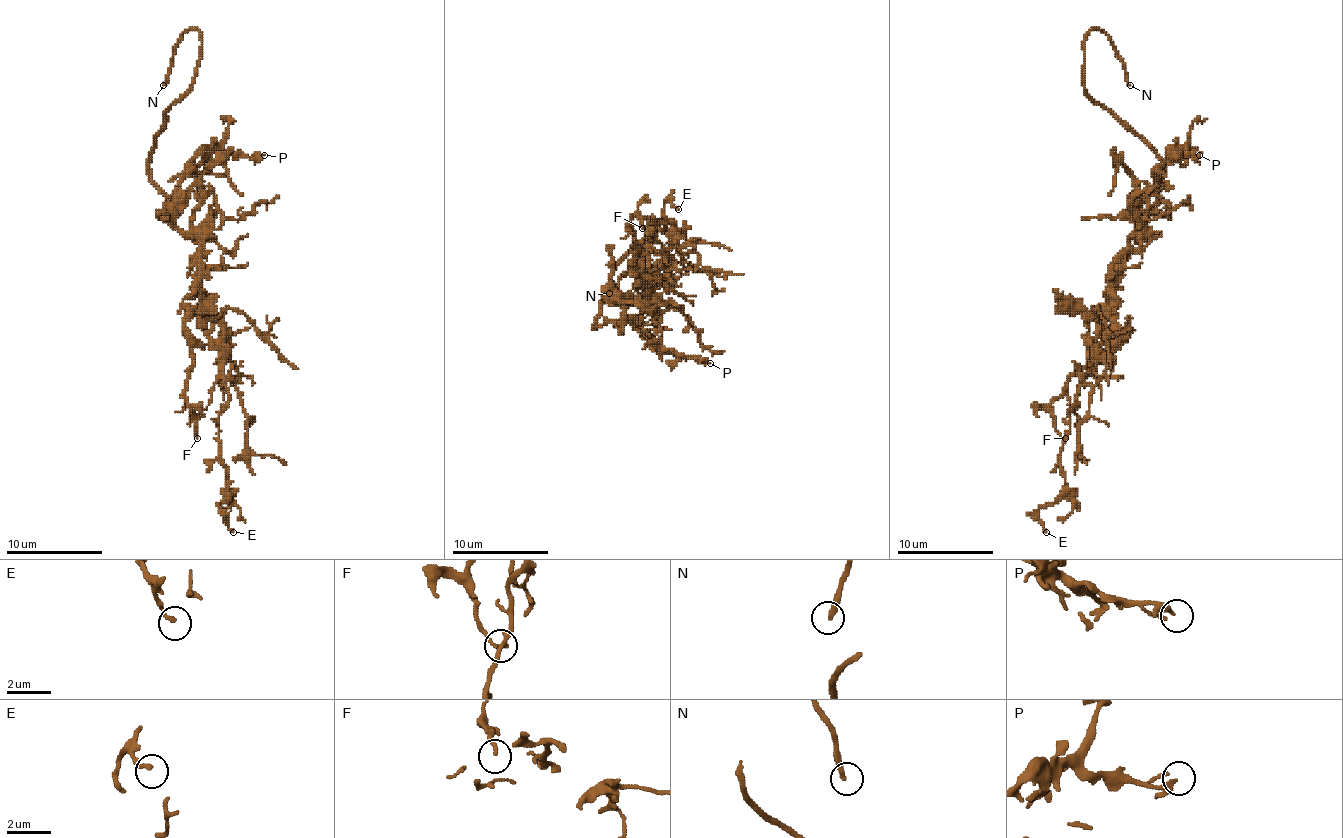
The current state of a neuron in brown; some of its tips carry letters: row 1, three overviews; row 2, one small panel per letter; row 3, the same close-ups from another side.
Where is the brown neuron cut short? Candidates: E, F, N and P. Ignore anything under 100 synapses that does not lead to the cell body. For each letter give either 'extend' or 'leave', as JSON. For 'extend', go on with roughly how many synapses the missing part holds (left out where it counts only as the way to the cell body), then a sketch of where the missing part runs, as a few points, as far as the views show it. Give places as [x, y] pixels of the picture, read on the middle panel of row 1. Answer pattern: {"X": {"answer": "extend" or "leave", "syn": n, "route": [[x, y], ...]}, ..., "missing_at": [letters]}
{"E": {"answer": "leave"}, "F": {"answer": "leave"}, "N": {"answer": "extend", "route": [[609, 293], [592, 303], [580, 303], [570, 291], [582, 260], [645, 195], [681, 188], [681, 166], [662, 161]]}, "P": {"answer": "leave"}, "missing_at": ["N"]}

